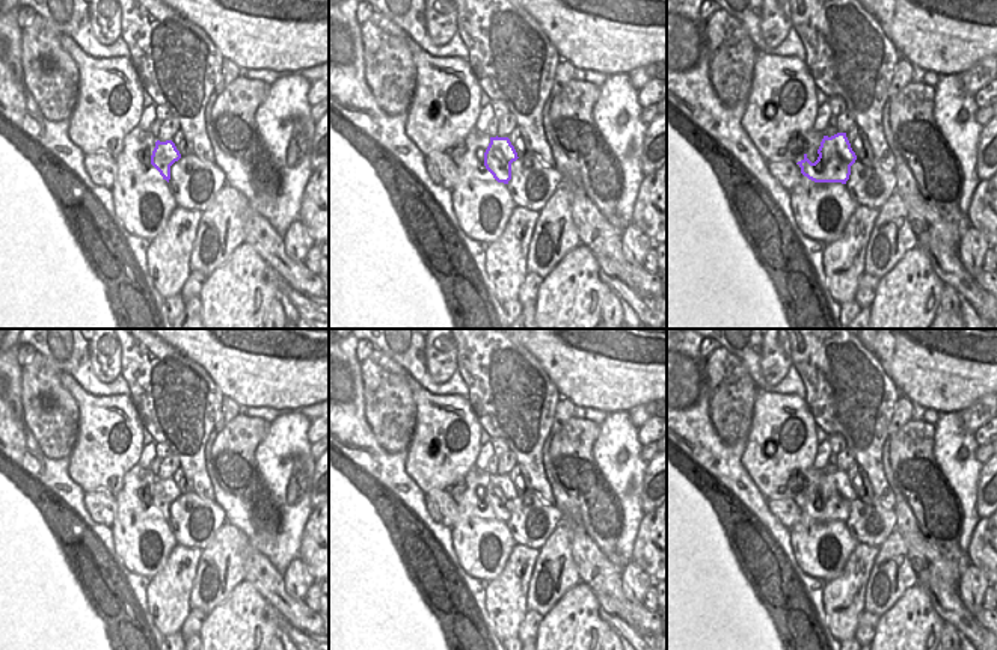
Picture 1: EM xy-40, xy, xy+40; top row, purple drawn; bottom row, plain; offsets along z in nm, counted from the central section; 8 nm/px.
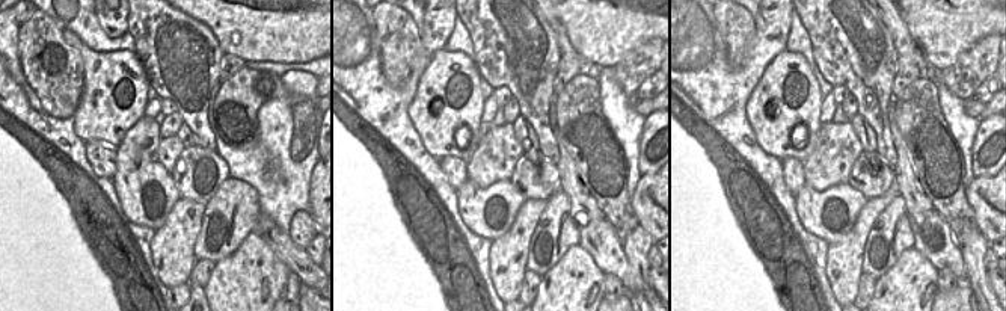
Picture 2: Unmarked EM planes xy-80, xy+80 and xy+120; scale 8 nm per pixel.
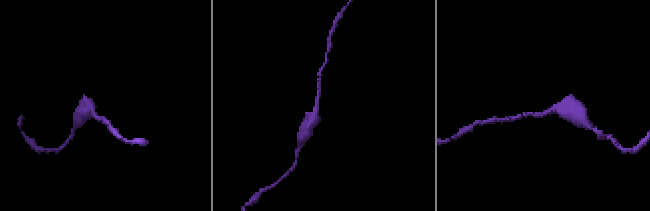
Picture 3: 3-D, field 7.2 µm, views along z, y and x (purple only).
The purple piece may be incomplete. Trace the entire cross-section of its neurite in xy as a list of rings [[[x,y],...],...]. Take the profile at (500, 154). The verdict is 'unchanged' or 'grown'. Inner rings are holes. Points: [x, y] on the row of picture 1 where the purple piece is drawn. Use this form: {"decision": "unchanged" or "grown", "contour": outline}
{"decision": "unchanged", "contour": [[[490,137],[484,152],[484,166],[498,182],[508,184],[511,179],[511,163],[517,158],[517,152],[508,137]]]}

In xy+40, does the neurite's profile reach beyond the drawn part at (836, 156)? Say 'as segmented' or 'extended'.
as segmented

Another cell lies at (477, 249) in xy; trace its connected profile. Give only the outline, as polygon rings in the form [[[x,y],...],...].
[[[465,232],[460,235],[460,238],[465,241],[468,250],[471,252],[472,258],[477,262],[477,267],[481,271],[483,281],[484,281],[484,287],[487,288],[487,291],[493,287],[492,281],[487,276],[487,268],[484,265],[484,256],[486,256],[486,250],[487,250],[487,243],[484,241],[477,241],[472,240],[471,237],[468,237]]]

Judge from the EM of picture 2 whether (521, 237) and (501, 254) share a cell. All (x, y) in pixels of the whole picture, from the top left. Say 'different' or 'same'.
same

